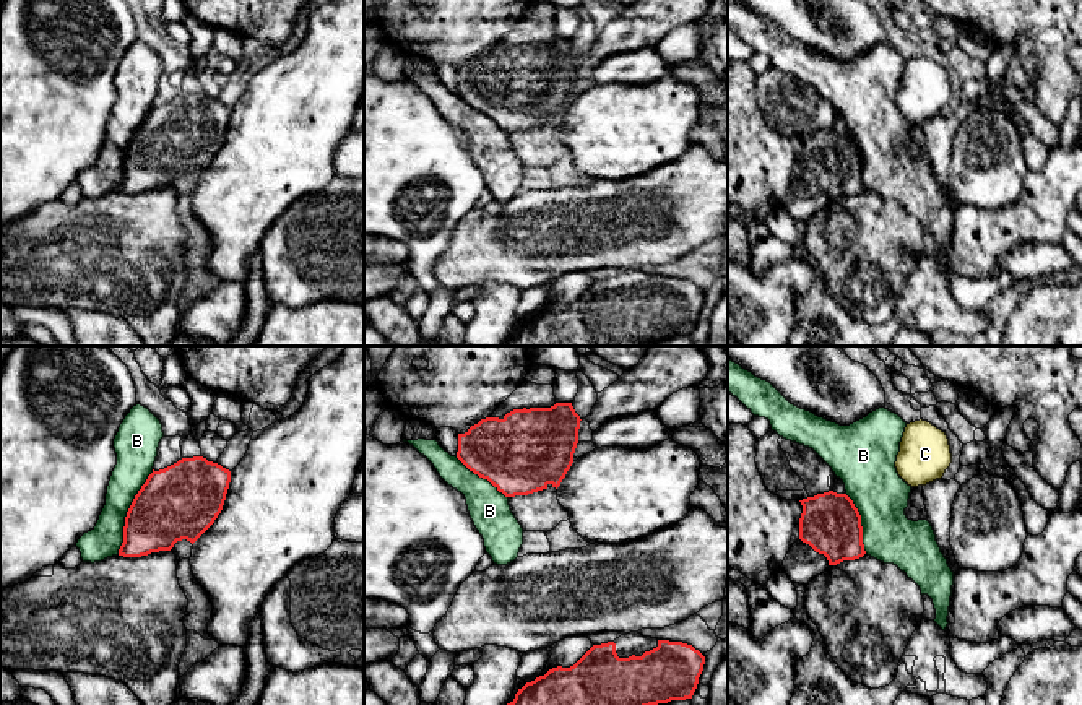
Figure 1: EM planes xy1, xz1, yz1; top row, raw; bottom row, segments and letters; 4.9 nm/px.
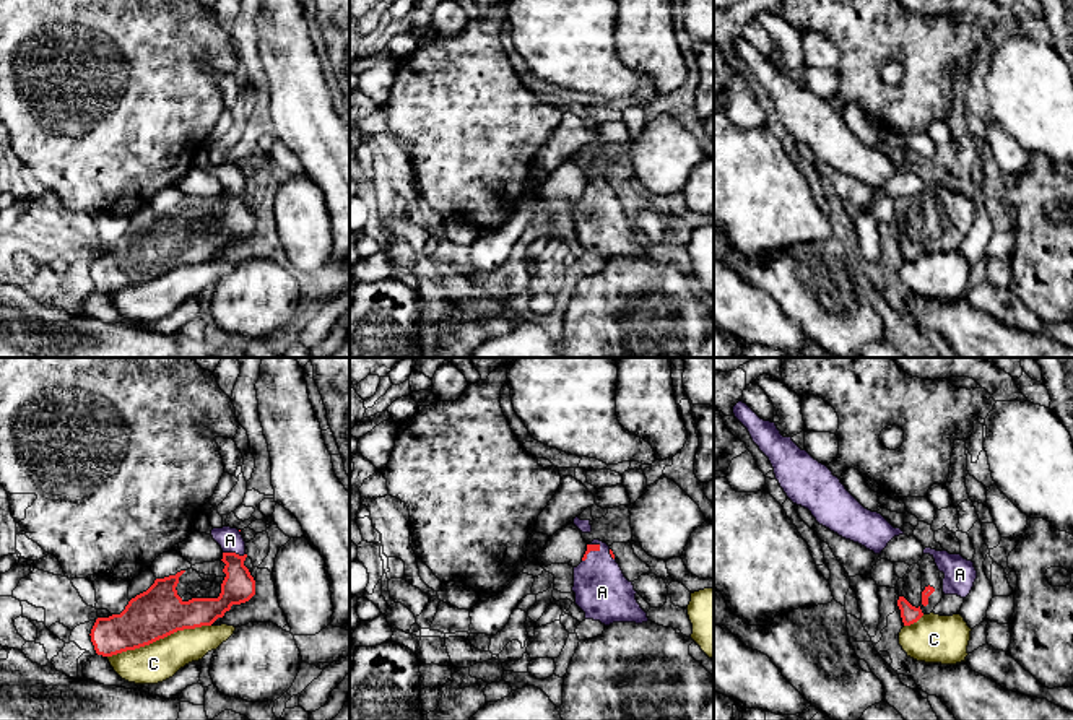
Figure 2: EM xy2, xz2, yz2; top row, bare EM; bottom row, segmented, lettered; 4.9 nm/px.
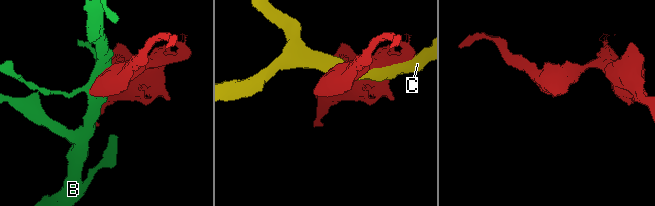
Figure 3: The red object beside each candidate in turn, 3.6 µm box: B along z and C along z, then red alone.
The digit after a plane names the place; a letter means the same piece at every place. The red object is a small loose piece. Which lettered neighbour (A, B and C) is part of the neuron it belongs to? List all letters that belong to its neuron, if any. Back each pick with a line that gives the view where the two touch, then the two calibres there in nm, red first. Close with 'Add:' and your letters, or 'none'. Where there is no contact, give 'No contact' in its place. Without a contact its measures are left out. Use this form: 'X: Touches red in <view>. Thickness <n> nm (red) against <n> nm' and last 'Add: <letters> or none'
A: Touches red in xy2. Thickness 160 nm (red) against 120 nm
Add: A

